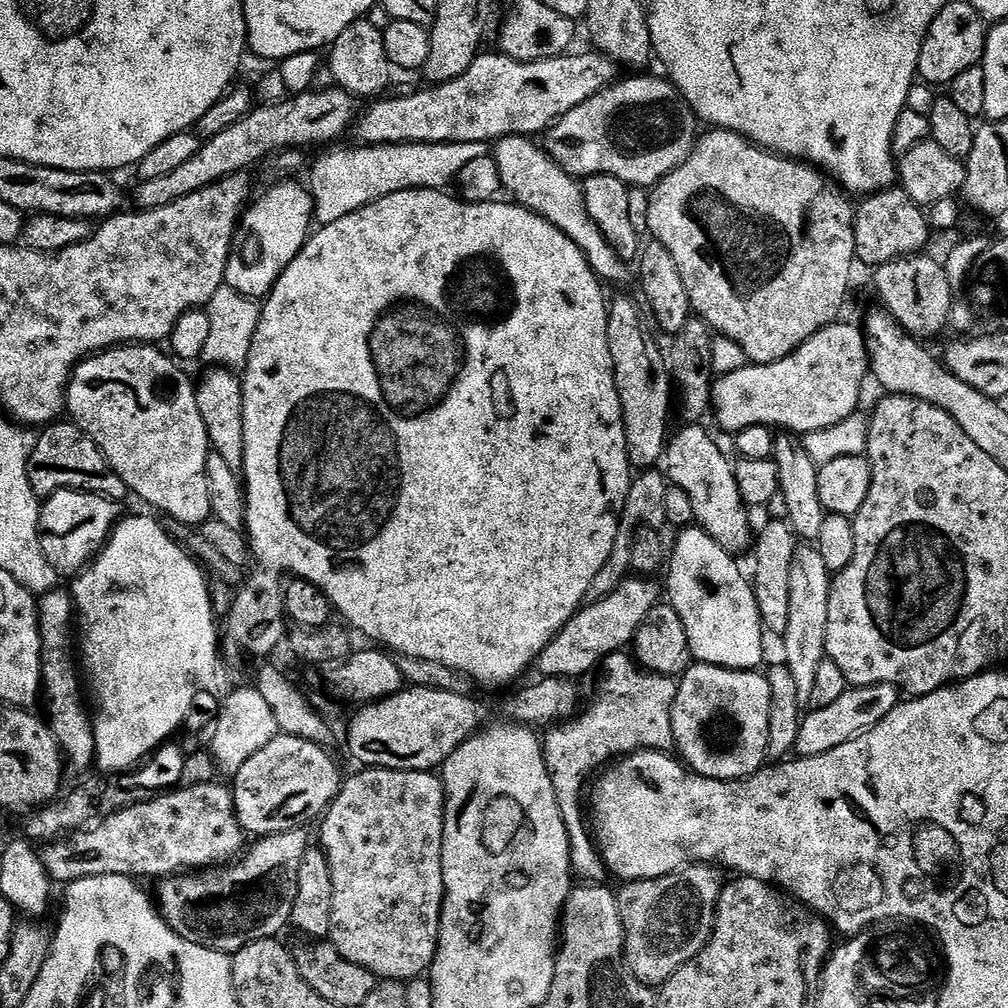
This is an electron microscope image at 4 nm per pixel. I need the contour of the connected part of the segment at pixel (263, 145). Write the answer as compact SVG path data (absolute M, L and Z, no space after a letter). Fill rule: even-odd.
M328 86L325 92L316 91L301 92L280 103L265 103L263 106L253 107L240 121L222 130L216 137L205 139L198 154L194 154L190 162L178 166L178 170L163 178L143 181L136 192L135 207L147 210L170 206L178 198L186 198L206 186L218 183L222 178L243 173L248 170L244 168L274 155L275 152L283 153L285 150L296 150L292 148L308 148L311 144L331 145L336 142L331 140L338 139L351 124L353 127L357 119L357 97L335 86Z

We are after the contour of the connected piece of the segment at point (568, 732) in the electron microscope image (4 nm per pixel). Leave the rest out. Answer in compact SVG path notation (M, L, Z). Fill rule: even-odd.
M624 650L601 660L598 675L600 681L596 684L592 701L589 704L587 701L582 711L572 719L549 727L545 731L548 733L542 736L544 761L554 786L554 794L558 798L558 810L562 810L562 822L566 822L570 838L572 874L577 881L589 884L600 884L603 876L606 876L606 869L586 823L585 805L584 808L580 805L580 799L586 796L584 783L588 775L634 752L668 754L676 747L672 707L676 701L677 681L673 677L641 668Z

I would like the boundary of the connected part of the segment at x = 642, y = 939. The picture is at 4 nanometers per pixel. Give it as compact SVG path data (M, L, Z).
M693 864L653 880L633 880L619 889L616 901L624 927L624 960L644 984L663 985L703 950L716 925L716 907L726 880L721 869Z

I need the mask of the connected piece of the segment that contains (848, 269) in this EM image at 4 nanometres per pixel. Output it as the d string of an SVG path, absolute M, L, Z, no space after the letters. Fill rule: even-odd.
M724 128L708 130L708 133L697 139L696 147L666 178L662 178L655 188L651 189L649 198L649 233L652 240L662 242L666 250L678 265L678 274L682 274L682 282L686 286L686 294L690 294L693 313L708 323L713 333L734 338L742 350L746 350L749 361L753 364L773 364L796 352L798 346L806 343L811 336L818 334L828 324L837 323L841 319L840 311L848 300L848 283L852 280L852 264L857 263L854 246L853 201L848 201L843 188L831 176L819 168L805 164L799 160L789 160L786 156L778 156L774 152L766 152L746 137L736 132L727 132Z

